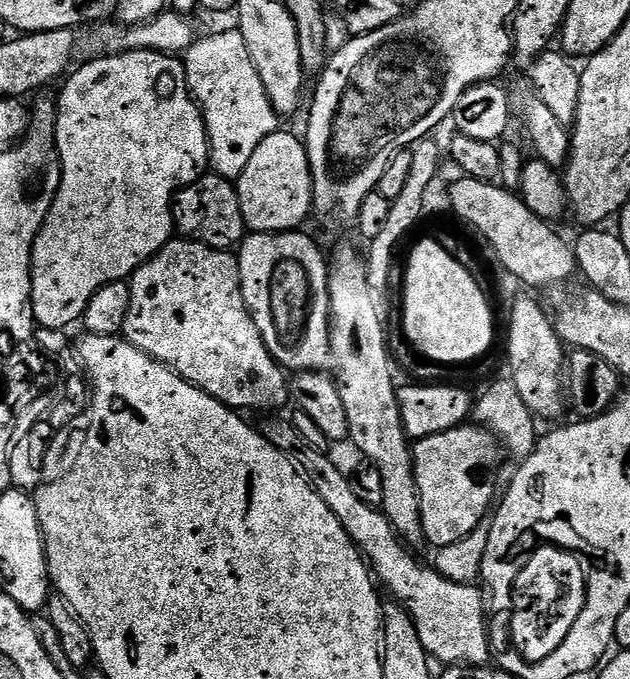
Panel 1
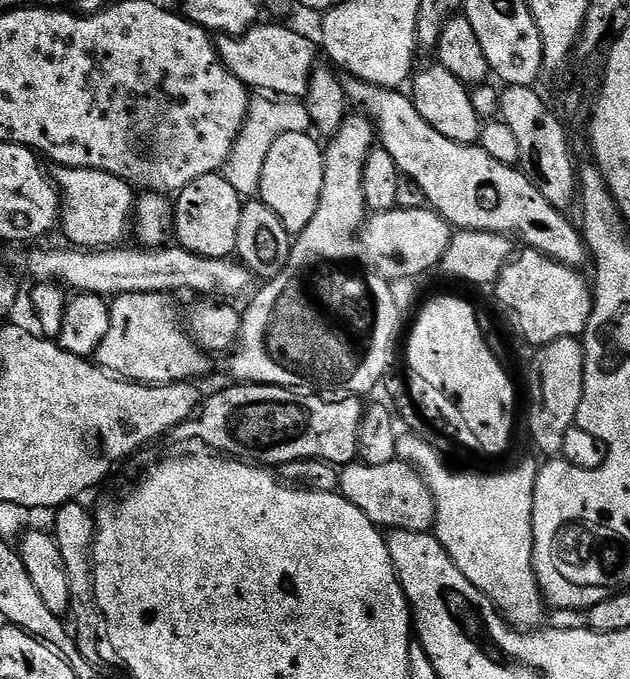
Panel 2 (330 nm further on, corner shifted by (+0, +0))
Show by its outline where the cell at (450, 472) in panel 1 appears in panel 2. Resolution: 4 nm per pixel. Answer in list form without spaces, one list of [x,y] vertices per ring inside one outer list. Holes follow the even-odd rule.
[[[394,459],[385,465],[353,462],[343,465],[340,473],[340,495],[345,496],[370,522],[384,530],[397,528],[411,532],[432,532],[436,523],[436,503],[430,486],[419,468]]]

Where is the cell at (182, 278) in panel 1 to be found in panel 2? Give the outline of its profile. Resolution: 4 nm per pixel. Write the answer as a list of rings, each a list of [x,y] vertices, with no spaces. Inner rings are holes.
[[[135,292],[122,294],[111,301],[110,330],[102,338],[94,357],[106,372],[117,378],[134,380],[138,384],[175,384],[178,380],[195,381],[195,376],[204,376],[208,372],[209,353],[193,342],[183,327],[176,328],[176,304],[167,292]]]

